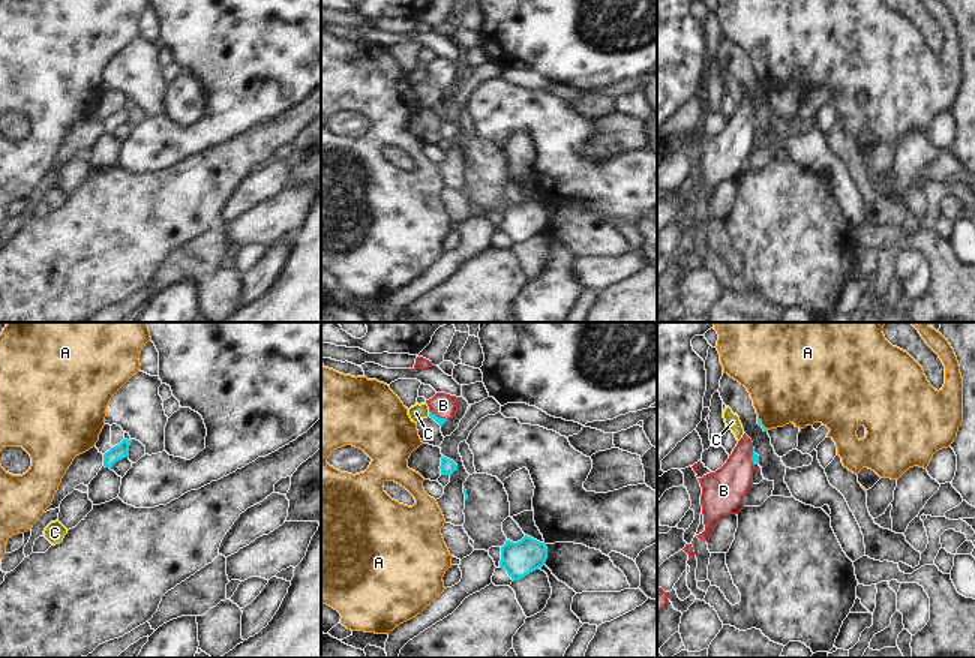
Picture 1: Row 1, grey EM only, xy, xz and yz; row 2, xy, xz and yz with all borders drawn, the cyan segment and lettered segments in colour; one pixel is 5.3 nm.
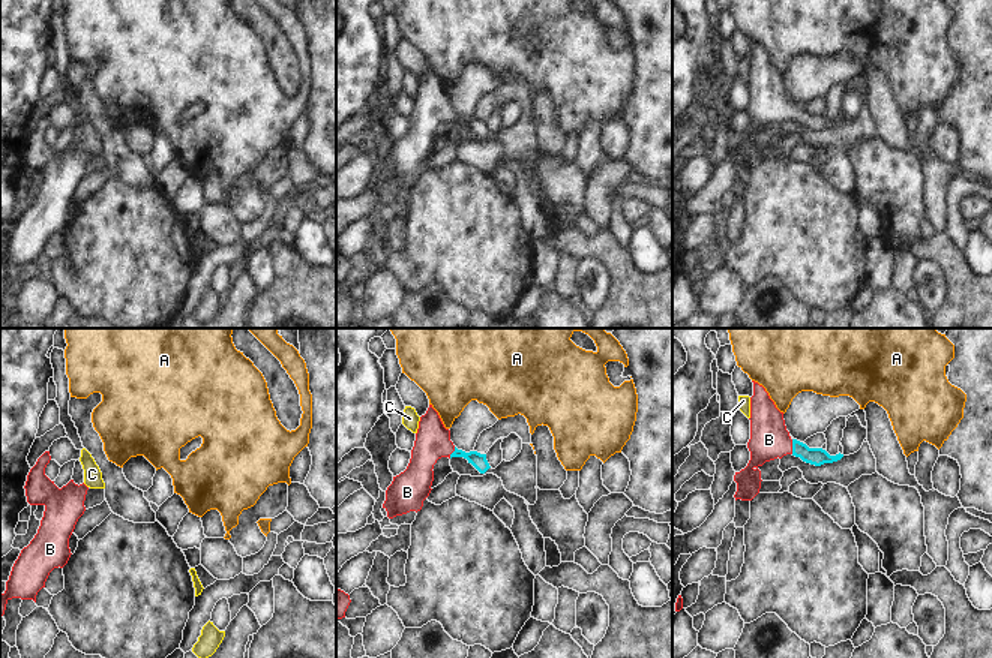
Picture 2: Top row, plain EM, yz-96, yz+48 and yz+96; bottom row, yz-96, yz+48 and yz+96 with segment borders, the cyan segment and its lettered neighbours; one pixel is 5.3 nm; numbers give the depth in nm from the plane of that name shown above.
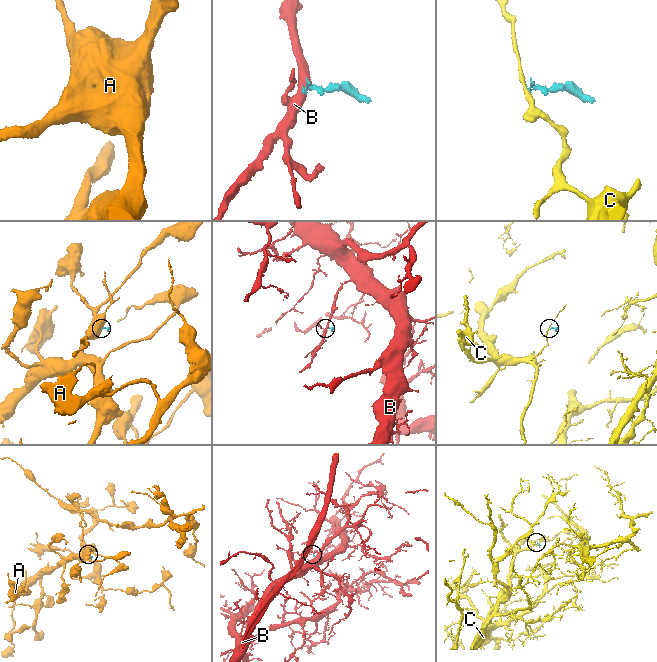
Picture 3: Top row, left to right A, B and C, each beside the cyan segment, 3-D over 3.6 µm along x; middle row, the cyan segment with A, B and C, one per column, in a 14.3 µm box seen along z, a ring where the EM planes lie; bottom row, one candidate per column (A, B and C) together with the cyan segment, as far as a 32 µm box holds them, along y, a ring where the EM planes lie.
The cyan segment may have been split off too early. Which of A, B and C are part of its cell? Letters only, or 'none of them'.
B

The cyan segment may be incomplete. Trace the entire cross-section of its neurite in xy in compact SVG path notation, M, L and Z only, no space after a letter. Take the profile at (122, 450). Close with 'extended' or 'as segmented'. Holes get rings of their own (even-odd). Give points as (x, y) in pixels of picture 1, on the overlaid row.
M123 439L118 445L112 447L104 454L104 466L112 468L112 465L124 457L129 457L130 439Z; as segmented

